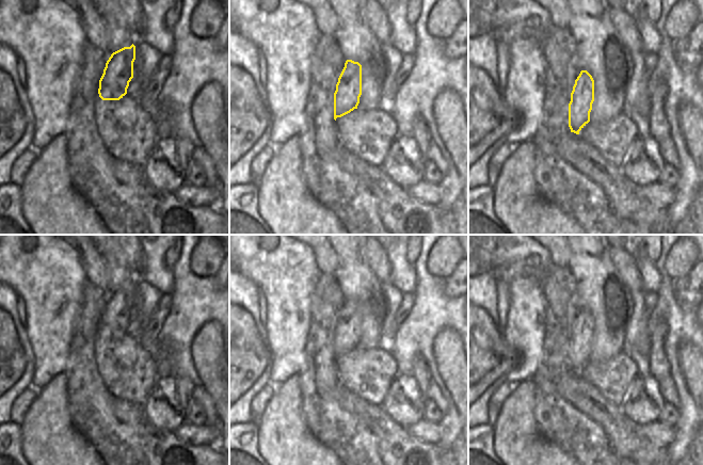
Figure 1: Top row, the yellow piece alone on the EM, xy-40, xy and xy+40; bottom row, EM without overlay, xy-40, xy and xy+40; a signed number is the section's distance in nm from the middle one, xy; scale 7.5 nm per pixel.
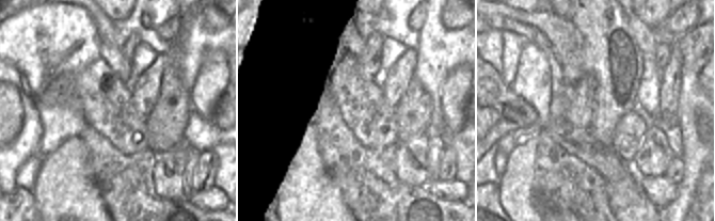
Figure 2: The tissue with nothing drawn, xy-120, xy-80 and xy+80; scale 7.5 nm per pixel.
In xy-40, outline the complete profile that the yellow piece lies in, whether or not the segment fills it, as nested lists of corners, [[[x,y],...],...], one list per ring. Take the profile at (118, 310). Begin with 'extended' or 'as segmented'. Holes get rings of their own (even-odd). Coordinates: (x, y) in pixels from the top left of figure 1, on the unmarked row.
extended; [[[135,285],[124,286],[111,293],[99,319],[95,336],[95,362],[97,370],[108,388],[115,397],[130,403],[144,403],[157,379],[155,357],[139,342],[138,337],[127,333],[133,317]]]

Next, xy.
extended; [[[347,299],[334,332],[334,358],[340,384],[381,406],[398,375],[394,356],[381,346],[358,348],[362,334],[362,304]]]

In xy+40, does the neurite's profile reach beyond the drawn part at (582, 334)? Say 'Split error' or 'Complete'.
Split error.

